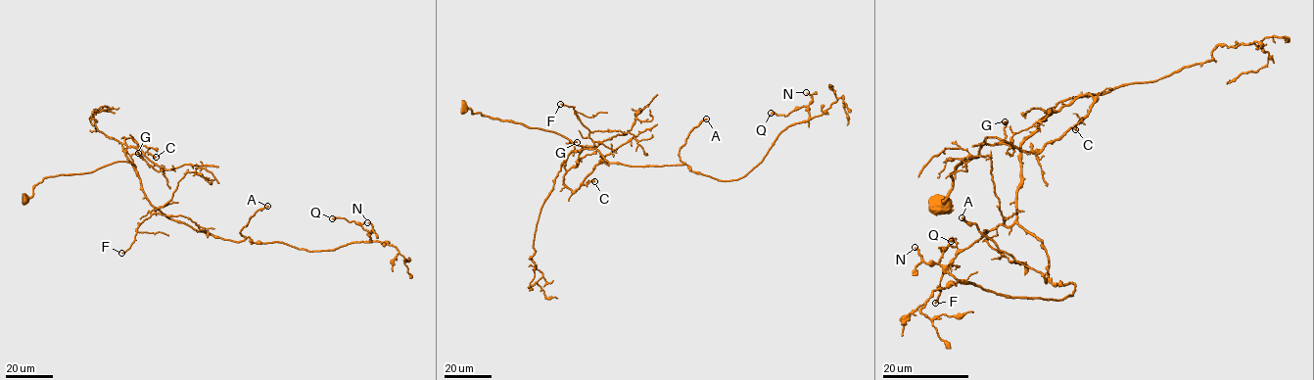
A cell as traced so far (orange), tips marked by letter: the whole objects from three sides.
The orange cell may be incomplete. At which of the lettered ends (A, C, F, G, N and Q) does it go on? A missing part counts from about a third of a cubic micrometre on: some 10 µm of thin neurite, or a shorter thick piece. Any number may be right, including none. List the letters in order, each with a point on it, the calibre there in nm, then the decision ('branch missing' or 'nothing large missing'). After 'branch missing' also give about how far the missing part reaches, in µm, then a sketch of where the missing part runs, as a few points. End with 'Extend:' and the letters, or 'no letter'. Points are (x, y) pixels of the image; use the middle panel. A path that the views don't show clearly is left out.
A: (706, 118) | 380 nm | branch missing | 45 µm
C: (594, 181) | 170 nm | nothing large missing
F: (560, 104) | 200 nm | branch missing | 60 µm
G: (577, 142) | 160 nm | nothing large missing
N: (806, 92) | 200 nm | branch missing | 4 µm
Q: (771, 113) | 600 nm | nothing large missing
Extend: A, F, N

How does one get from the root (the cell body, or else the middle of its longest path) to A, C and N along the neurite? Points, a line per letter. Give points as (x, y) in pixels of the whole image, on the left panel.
A: (25, 200), (45, 177), (129, 162), (153, 206), (170, 219), (224, 239), (242, 241), (240, 231), (267, 206)
C: (25, 200), (47, 177), (88, 173), (116, 162), (135, 167), (125, 154), (127, 138), (156, 157)
N: (25, 200), (45, 177), (129, 162), (153, 206), (224, 239), (334, 250), (369, 242), (367, 222)

